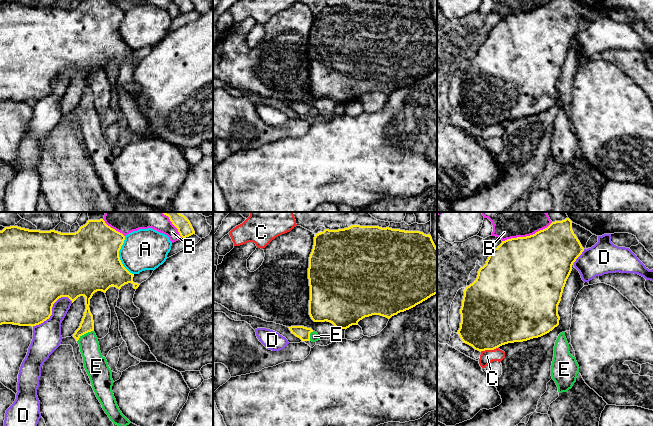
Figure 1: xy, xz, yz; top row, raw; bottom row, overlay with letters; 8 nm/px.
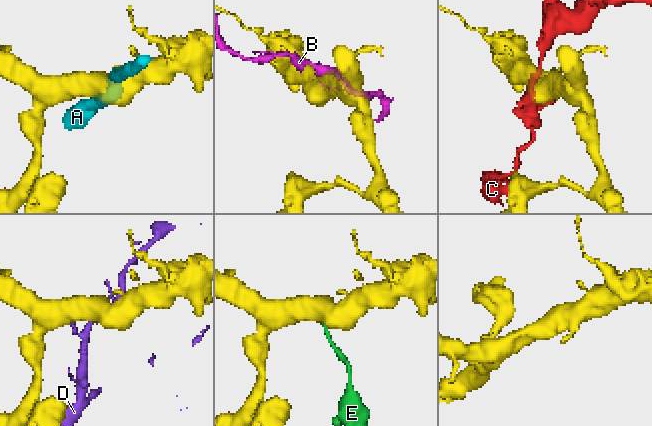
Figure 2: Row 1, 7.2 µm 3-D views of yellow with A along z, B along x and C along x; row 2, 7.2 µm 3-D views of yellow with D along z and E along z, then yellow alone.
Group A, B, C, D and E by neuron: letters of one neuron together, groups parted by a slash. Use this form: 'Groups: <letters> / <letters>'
Groups: A / B / C / D / E

